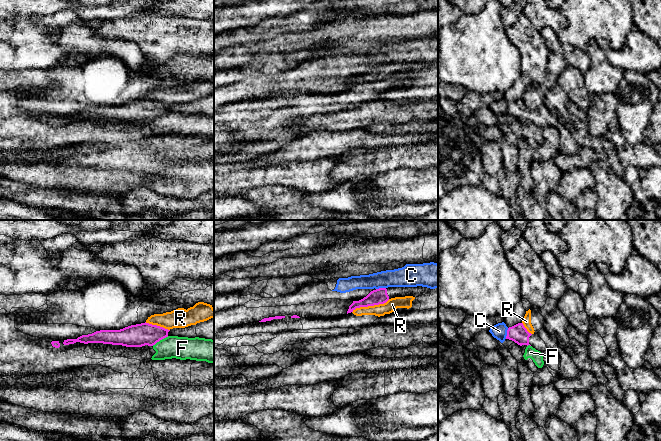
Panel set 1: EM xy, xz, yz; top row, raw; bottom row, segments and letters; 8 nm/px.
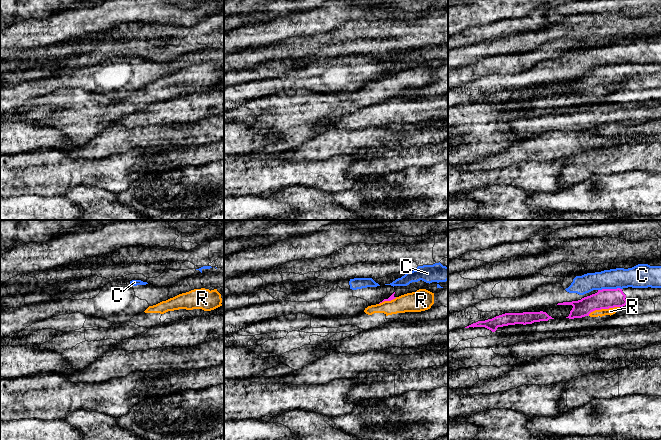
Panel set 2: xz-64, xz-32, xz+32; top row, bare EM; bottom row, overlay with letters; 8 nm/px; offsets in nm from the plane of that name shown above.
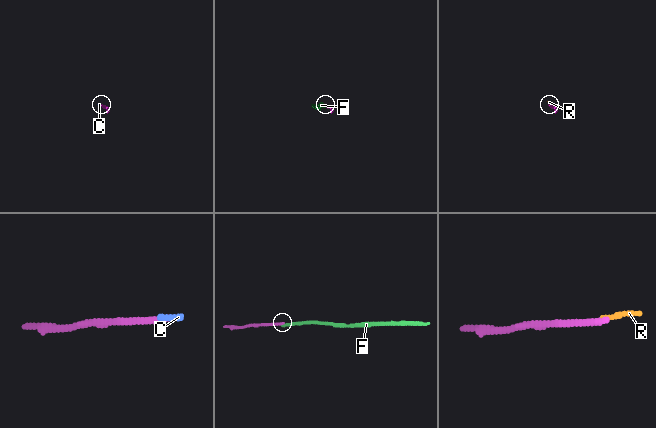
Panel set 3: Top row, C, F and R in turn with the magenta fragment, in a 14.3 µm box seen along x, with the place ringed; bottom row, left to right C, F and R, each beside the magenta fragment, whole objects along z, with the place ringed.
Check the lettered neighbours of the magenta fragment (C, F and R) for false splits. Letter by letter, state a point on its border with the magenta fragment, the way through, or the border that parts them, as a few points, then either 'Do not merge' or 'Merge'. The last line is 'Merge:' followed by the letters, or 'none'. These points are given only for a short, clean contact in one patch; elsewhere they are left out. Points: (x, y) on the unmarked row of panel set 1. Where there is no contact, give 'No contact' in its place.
C: Touches magenta at yz (507, 109). Boundary: yz (508, 104), (505, 114). Do not merge
F: Touches magenta at xy (160, 115). Boundary: xy (168, 112), (152, 121). Do not merge
R: Touches magenta at xz (370, 81). Path across: xz (379, 72), (370, 81), (392, 80). Merge
Merge: R

